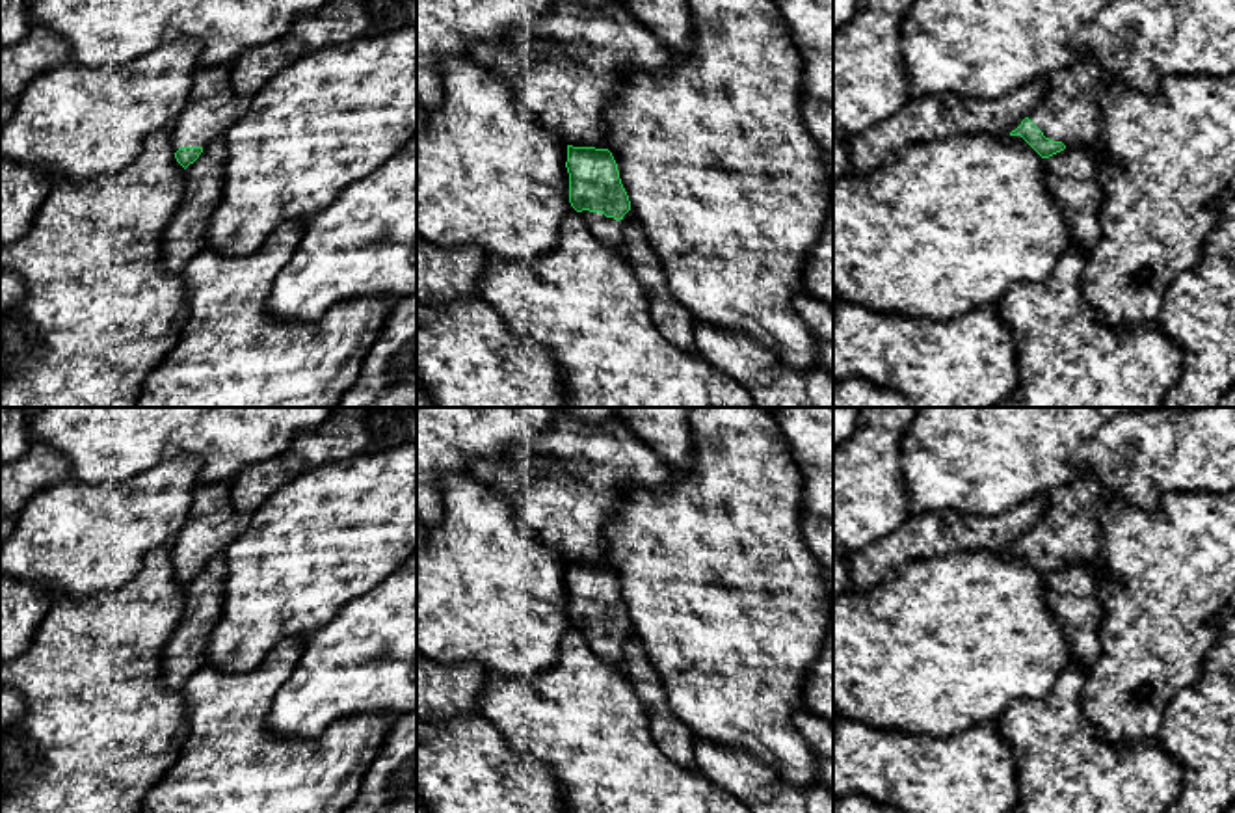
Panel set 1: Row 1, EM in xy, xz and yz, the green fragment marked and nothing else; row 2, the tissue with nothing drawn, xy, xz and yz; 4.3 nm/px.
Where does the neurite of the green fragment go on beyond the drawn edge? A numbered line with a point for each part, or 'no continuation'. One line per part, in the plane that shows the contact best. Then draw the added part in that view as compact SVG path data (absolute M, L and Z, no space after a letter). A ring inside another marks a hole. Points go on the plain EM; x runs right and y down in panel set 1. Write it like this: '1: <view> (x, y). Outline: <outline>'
1: xz (609, 648). Outline: M582 627L578 631L601 660L614 668L623 668L625 646L634 636L632 627L629 627L619 638L614 634L606 634L601 629Z

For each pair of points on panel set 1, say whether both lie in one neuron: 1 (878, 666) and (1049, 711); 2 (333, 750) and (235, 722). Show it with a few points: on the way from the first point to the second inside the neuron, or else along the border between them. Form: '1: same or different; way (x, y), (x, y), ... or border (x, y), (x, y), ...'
1: different; border (1053, 685), (1038, 698), (1014, 700), (995, 720)
2: same; way (309, 758), (270, 758), (259, 746)

